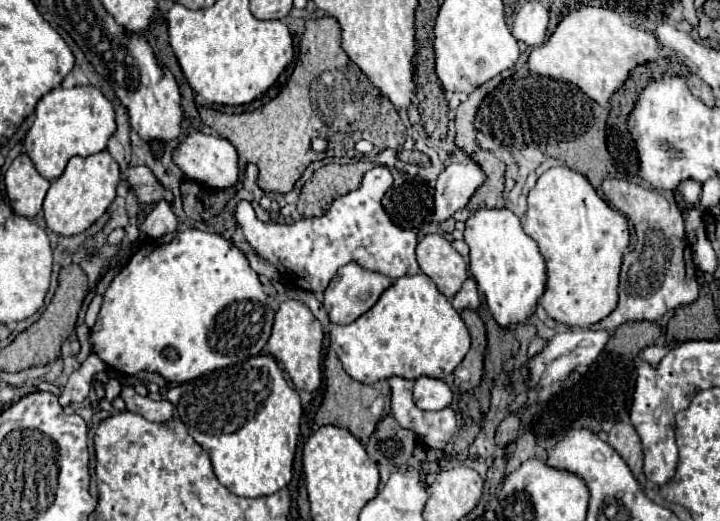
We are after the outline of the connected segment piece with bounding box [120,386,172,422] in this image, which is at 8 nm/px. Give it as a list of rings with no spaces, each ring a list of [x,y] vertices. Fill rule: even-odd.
[[[132,386],[122,388],[120,396],[126,402],[126,408],[130,412],[136,412],[136,414],[144,416],[150,422],[170,422],[172,420],[172,404],[168,400],[154,402],[150,398],[142,398],[134,392]]]

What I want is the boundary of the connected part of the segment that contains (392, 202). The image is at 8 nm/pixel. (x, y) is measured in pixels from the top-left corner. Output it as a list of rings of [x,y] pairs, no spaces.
[[[392,168],[394,186],[384,194],[382,206],[400,228],[422,230],[434,208],[434,188],[420,176]]]

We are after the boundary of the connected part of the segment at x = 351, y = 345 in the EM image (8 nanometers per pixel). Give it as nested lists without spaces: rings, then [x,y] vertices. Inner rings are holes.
[[[426,274],[398,278],[366,314],[346,326],[331,323],[313,293],[300,288],[297,293],[321,322],[344,370],[362,384],[374,384],[392,376],[406,380],[418,380],[420,376],[444,380],[470,350],[470,334],[460,314]]]

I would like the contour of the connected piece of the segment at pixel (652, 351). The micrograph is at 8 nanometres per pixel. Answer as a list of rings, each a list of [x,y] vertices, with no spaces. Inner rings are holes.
[[[648,346],[642,354],[640,354],[640,358],[644,358],[652,368],[658,368],[658,364],[660,364],[660,360],[668,354],[668,350],[670,350],[670,346],[664,346],[664,348],[658,348],[658,346]]]

